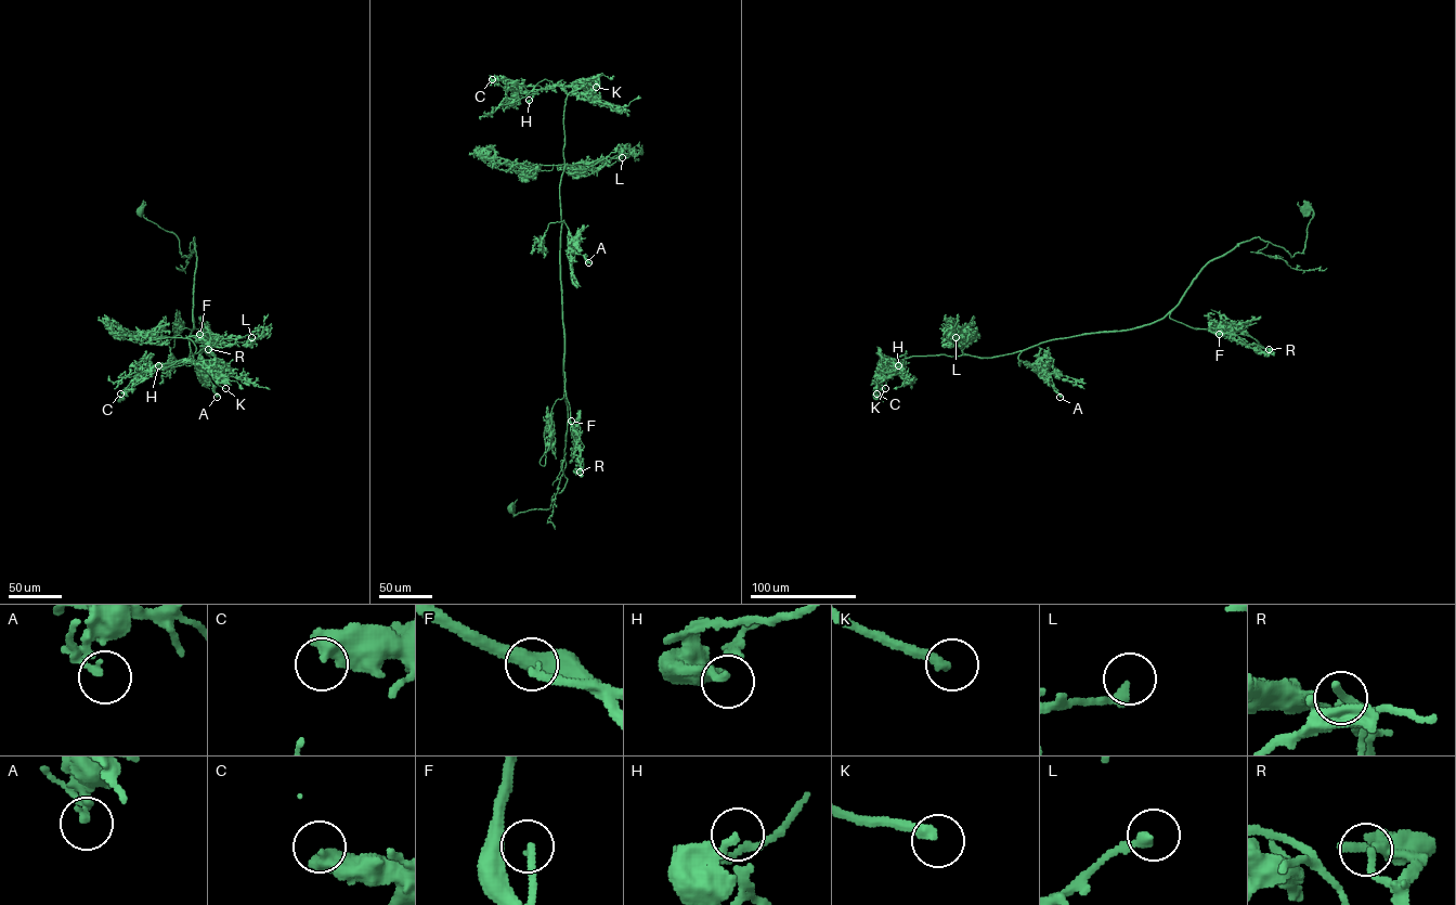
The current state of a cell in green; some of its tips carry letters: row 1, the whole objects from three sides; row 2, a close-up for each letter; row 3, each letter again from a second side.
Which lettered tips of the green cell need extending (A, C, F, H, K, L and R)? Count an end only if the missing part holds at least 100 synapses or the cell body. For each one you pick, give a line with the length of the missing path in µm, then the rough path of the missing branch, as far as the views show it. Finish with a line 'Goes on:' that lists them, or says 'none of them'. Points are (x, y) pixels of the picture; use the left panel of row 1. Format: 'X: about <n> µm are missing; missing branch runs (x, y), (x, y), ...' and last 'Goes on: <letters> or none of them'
F: about 40 µm are missing
K: about 50 µm are missing
Goes on: F, K

